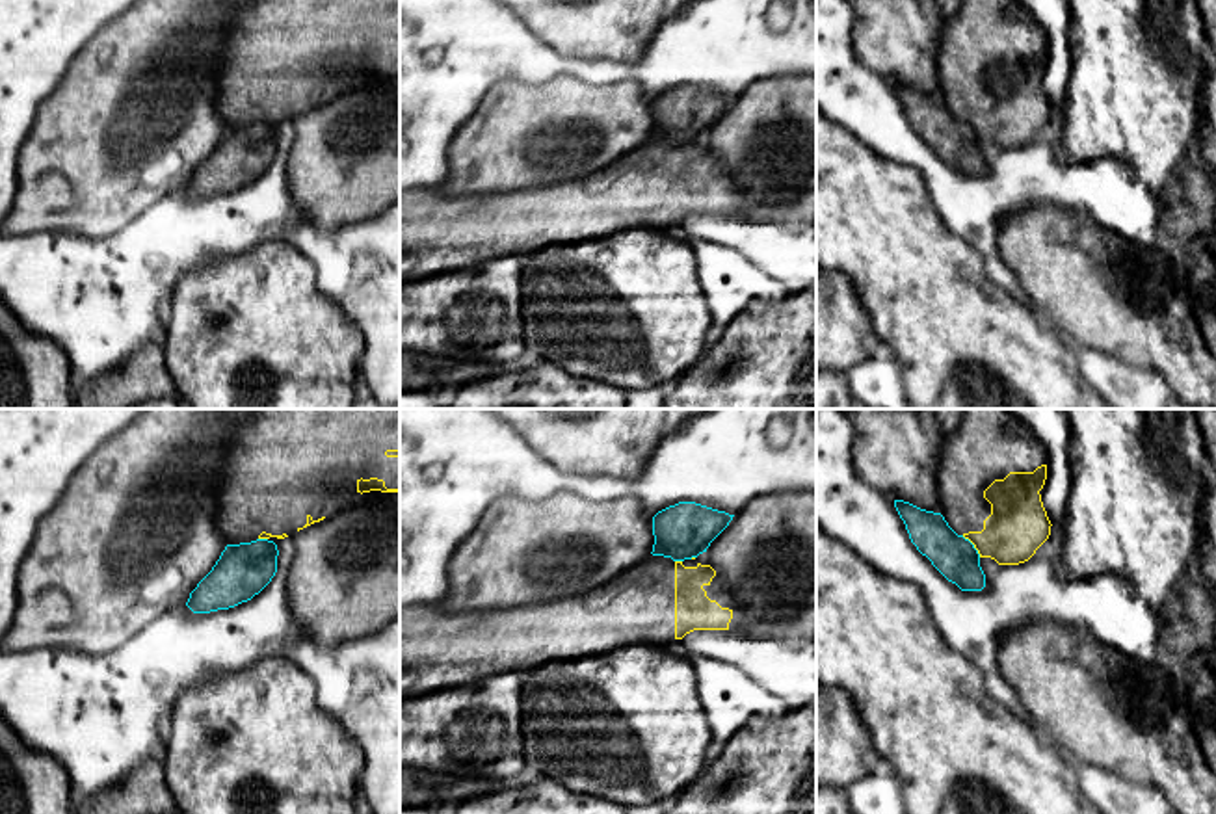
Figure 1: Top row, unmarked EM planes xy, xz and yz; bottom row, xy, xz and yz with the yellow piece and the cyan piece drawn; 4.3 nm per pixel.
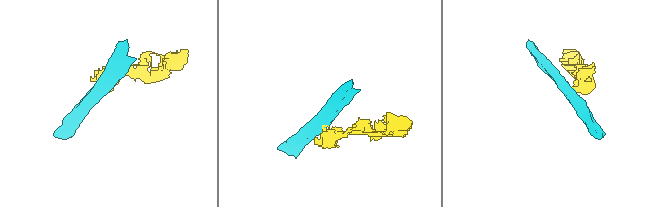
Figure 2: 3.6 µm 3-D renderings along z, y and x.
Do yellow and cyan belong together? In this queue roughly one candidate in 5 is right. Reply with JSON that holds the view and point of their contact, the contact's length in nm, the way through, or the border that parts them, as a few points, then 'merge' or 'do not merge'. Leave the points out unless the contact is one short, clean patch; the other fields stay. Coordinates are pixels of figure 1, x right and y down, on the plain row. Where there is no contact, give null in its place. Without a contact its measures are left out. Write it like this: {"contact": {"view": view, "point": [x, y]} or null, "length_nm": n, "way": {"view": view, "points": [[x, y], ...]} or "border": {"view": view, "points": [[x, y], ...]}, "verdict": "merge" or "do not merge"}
{"contact": {"view": "yz", "point": [973, 127]}, "length_nm": 130, "border": {"view": "yz", "points": [[962, 119], [980, 140]]}, "verdict": "do not merge"}

